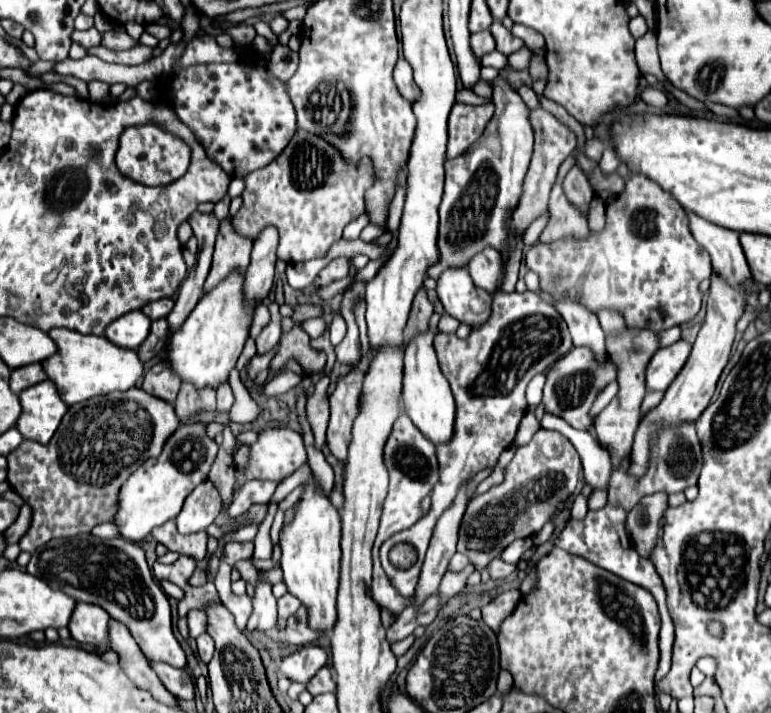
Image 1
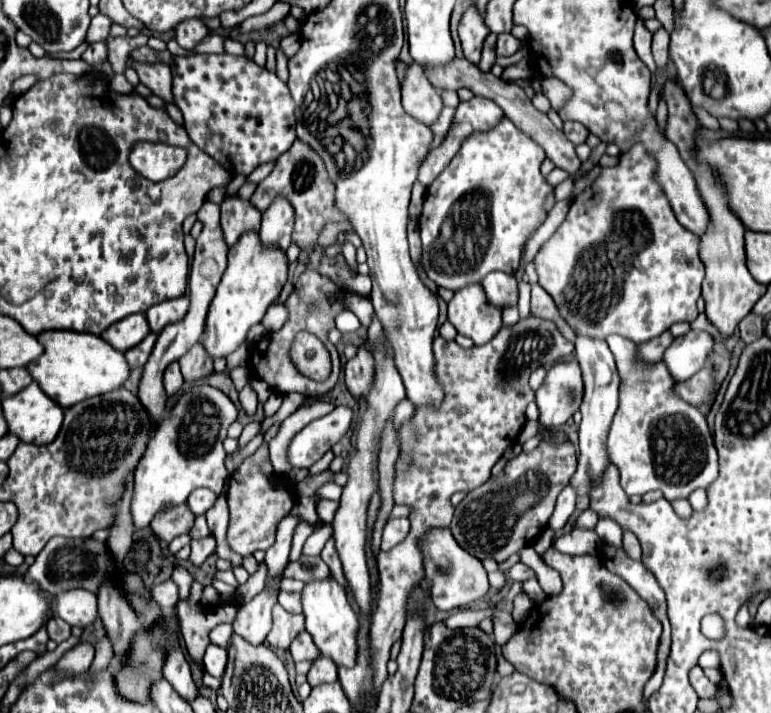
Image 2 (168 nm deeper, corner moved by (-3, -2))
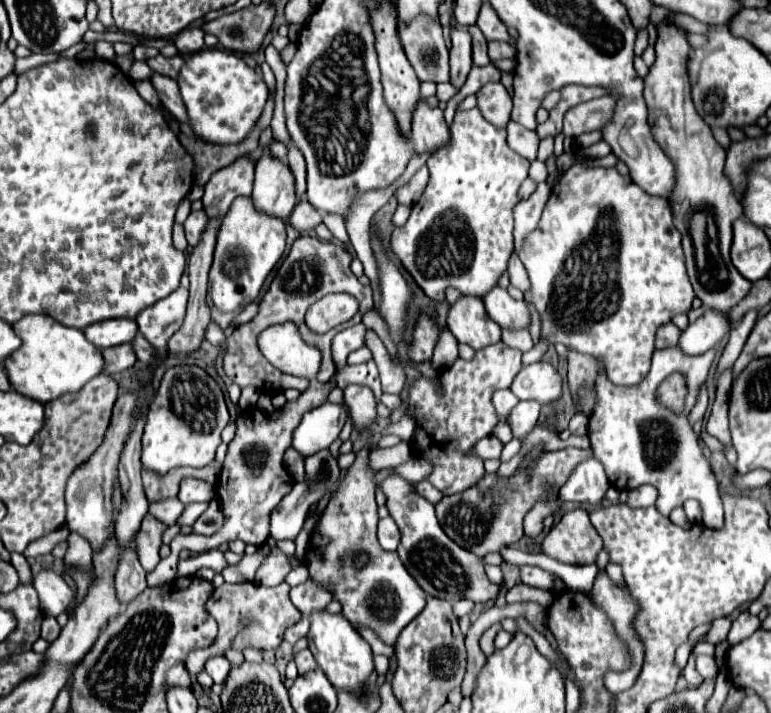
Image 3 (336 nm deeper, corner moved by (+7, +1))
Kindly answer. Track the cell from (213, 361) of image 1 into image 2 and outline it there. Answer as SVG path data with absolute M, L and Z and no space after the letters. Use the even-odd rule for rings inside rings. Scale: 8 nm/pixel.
M248 232L228 250L228 268L222 274L216 296L210 304L206 326L208 332L204 336L204 346L210 358L228 356L238 348L240 342L246 340L250 326L258 324L268 306L278 298L282 286L288 280L288 258L286 250L274 248L274 244L262 244L260 234Z

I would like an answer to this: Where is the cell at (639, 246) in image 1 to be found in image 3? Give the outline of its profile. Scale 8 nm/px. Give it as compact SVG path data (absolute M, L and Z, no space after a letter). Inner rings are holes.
M582 163L570 167L554 187L538 227L526 237L520 261L530 277L526 301L540 313L544 337L532 351L522 355L522 365L540 361L546 353L546 343L564 343L578 353L604 357L608 379L622 387L638 385L648 375L656 329L678 313L690 313L696 297L688 281L680 233L672 223L668 201L648 197L630 177L620 175L614 167L584 169Z

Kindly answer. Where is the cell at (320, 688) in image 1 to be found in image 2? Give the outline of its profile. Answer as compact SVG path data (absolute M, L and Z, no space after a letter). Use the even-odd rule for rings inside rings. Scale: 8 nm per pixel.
M318 656L318 660L312 662L312 668L308 672L310 686L318 686L318 684L324 684L324 682L334 682L334 680L338 680L336 664L330 662L326 656Z

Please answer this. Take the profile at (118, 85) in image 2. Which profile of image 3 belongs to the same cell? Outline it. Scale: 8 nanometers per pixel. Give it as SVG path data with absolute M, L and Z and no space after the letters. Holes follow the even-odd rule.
M135 60L128 72L128 76L133 81L140 81L149 79L153 73L154 71L144 61Z

